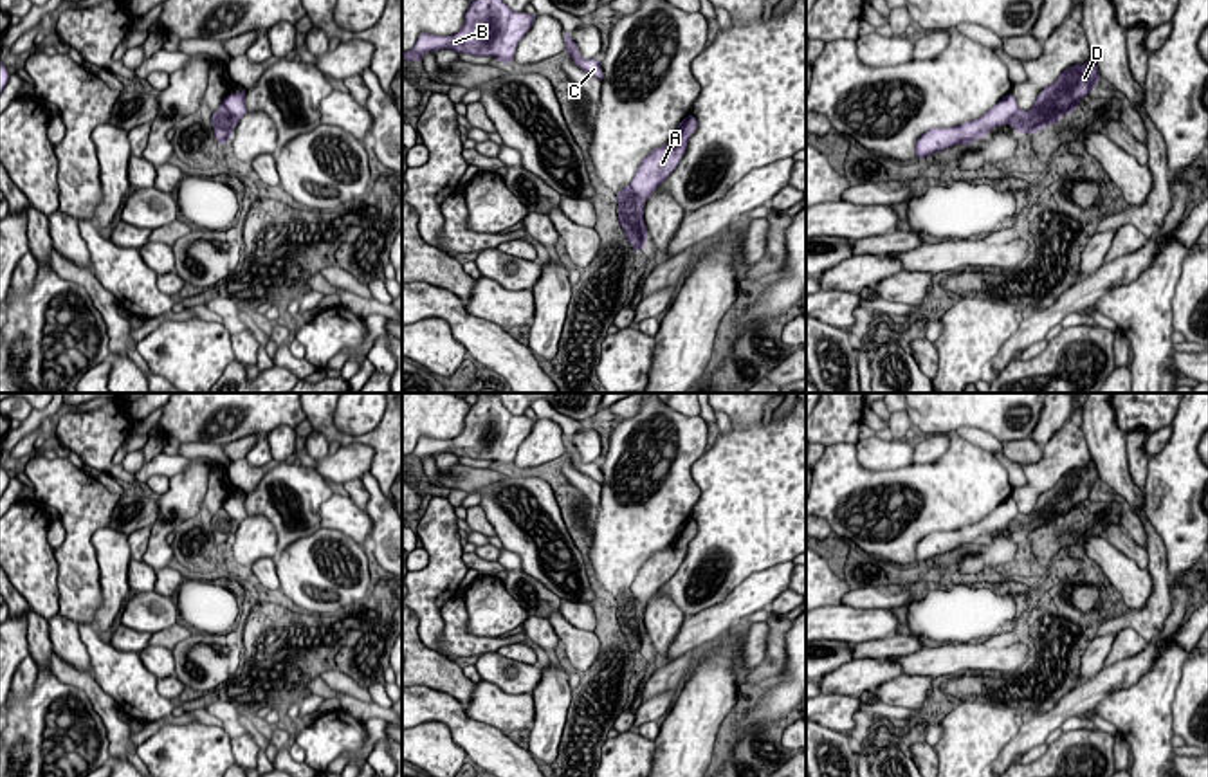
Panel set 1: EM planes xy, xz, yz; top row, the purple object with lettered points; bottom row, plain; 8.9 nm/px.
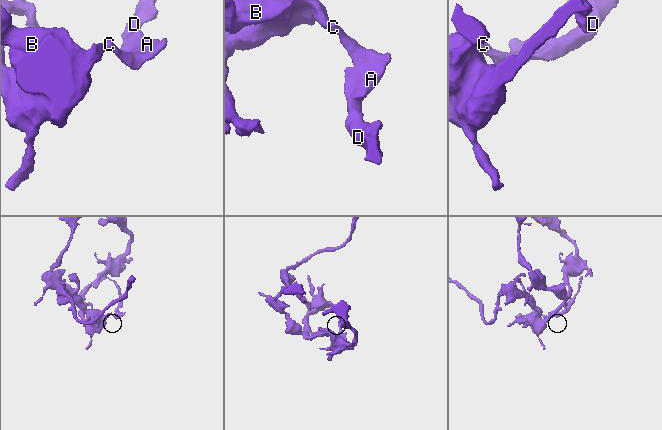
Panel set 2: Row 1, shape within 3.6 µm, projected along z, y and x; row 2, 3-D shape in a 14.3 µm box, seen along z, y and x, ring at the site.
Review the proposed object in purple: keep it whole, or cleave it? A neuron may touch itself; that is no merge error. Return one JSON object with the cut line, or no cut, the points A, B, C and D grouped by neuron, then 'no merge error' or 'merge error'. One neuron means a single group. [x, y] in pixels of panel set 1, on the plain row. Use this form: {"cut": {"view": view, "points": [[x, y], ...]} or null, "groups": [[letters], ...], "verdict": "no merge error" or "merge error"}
{"cut": {"view": "xz", "points": [[628, 590], [644, 606]]}, "groups": [["A", "B", "C"], ["D"]], "verdict": "merge error"}

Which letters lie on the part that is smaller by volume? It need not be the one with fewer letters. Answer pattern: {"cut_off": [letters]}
{"cut_off": ["D"]}

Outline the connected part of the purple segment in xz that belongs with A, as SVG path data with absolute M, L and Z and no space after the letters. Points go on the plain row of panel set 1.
M691 517L678 528L676 539L667 548L654 552L640 568L629 591L644 606L649 599L660 591L660 588L676 573L680 568L691 539L696 535L698 525Z

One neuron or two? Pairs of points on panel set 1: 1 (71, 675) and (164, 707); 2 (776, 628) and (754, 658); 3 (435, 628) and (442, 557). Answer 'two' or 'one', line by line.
1: two
2: two
3: one

